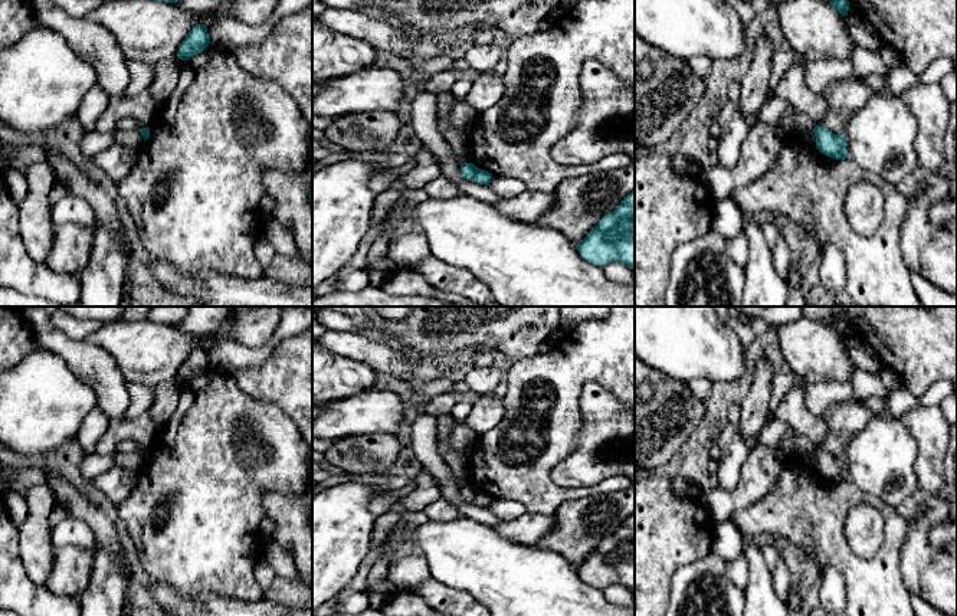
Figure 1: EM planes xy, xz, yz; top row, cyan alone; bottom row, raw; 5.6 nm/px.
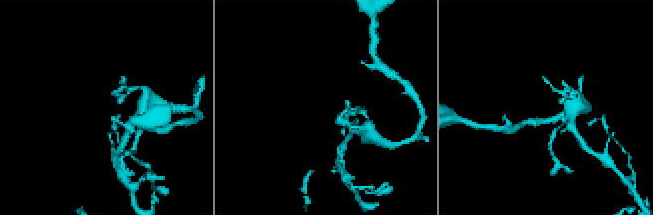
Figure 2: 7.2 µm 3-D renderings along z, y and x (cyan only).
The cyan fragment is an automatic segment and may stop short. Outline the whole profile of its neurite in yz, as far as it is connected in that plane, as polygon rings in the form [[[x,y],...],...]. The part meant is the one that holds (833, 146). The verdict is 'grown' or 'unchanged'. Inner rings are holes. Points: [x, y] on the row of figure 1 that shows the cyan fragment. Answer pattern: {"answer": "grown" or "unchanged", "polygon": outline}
{"answer": "unchanged", "polygon": [[[815,125],[813,132],[816,135],[816,148],[822,154],[825,154],[833,160],[849,158],[845,135],[833,134],[822,125]]]}

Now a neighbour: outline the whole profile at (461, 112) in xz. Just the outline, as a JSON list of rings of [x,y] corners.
[[[458,99],[446,115],[448,124],[456,131],[466,131],[466,124],[476,118],[478,112],[463,99]]]

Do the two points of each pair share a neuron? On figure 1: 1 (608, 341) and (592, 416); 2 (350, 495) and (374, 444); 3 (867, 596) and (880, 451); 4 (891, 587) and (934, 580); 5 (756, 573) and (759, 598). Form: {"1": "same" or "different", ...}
{"1": "different", "2": "different", "3": "different", "4": "different", "5": "same"}

